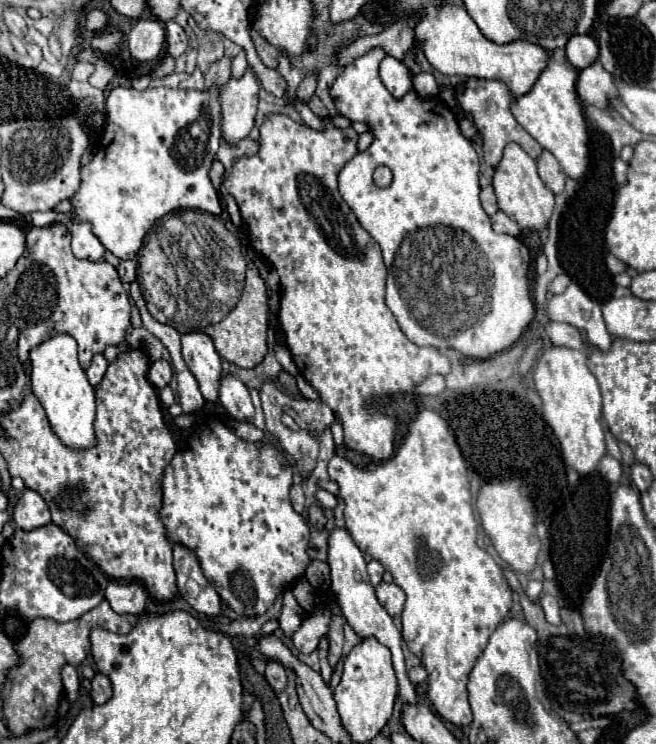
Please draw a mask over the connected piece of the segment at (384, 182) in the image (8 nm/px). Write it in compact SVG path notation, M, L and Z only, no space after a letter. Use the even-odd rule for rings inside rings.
M378 167L374 171L373 180L378 187L388 187L392 183L392 171L388 167Z

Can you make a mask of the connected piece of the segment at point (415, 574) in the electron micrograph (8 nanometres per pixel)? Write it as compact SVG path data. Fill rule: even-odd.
M420 407L408 435L398 447L394 459L360 469L348 459L334 455L328 463L328 475L340 485L344 501L344 519L354 543L380 561L394 577L394 583L406 593L402 613L402 635L408 649L428 671L428 697L434 709L454 725L470 725L468 675L484 651L492 631L508 615L512 591L496 561L476 545L478 525L472 515L470 483L464 457L456 445L448 423L434 411Z

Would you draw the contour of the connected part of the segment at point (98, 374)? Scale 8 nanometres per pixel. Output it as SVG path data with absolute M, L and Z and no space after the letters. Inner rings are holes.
M96 355L96 357L92 359L92 365L90 365L88 371L86 371L88 381L90 381L92 387L96 387L96 385L100 383L100 379L102 379L104 373L106 373L106 369L108 369L108 361L104 359L104 355Z

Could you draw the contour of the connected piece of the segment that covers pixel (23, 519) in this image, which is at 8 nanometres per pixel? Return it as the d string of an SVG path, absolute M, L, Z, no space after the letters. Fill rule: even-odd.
M26 489L14 507L14 521L22 531L32 531L36 527L50 523L50 511L46 501L32 489Z

